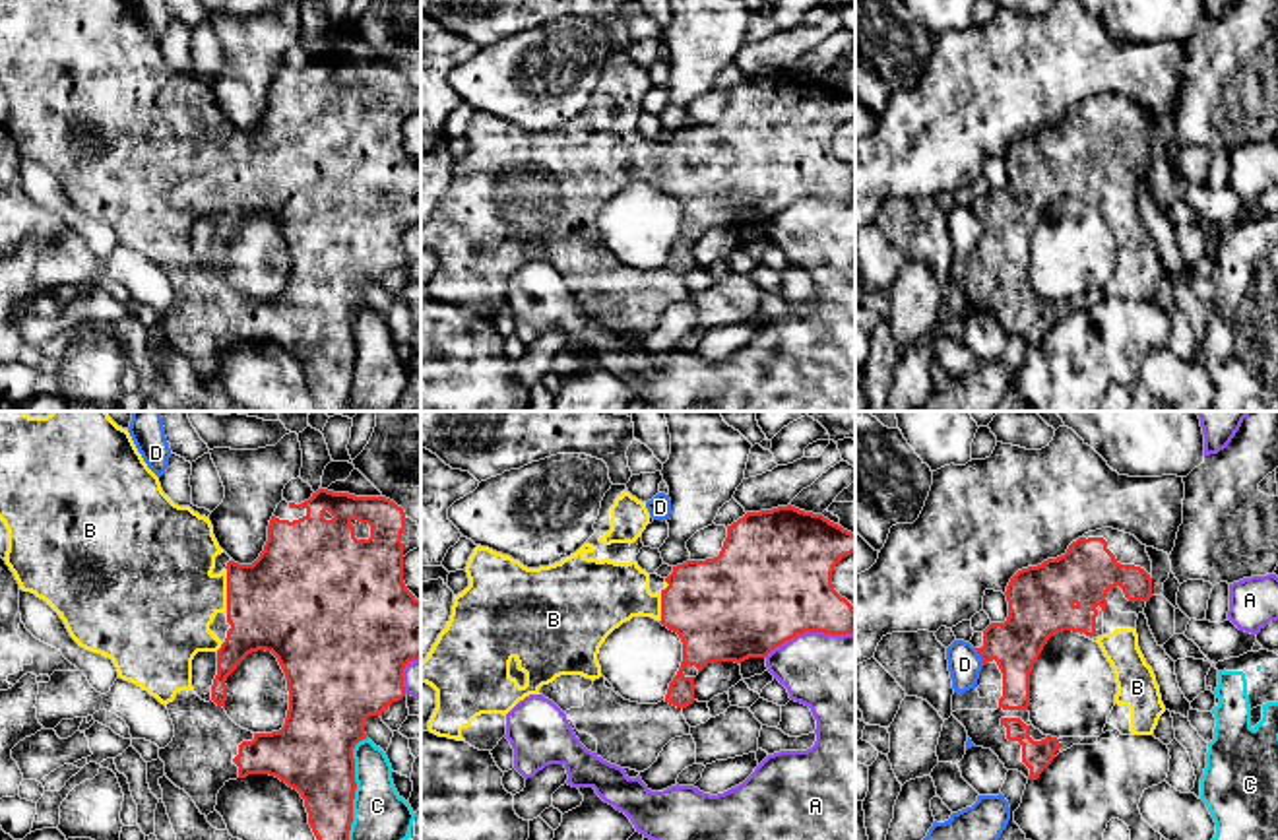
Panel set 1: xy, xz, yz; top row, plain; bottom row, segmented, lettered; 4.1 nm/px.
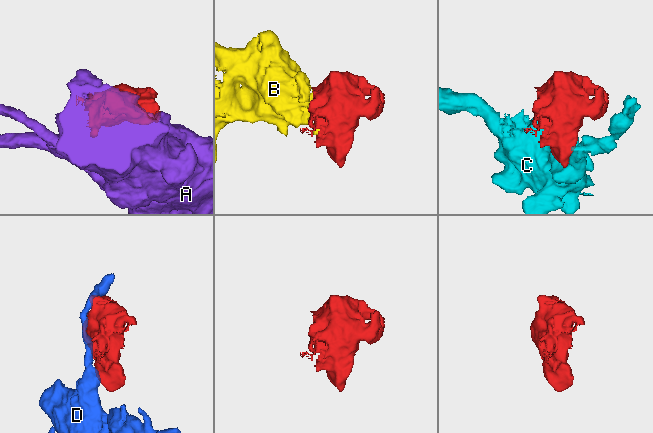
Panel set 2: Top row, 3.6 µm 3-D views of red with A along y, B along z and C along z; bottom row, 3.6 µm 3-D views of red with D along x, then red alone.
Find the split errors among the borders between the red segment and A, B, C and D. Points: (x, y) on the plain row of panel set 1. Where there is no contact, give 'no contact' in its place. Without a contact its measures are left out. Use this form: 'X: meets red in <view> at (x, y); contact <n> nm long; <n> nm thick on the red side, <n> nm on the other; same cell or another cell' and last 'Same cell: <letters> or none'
A: meets red in xz at (809, 196); contact 400 nm long; 480 nm thick on the red side, 380 nm on the other; another cell
B: meets red in xy at (227, 156); contact 190 nm long; 440 nm thick on the red side, 420 nm on the other; same cell
C: meets red in xy at (355, 354); contact 460 nm long; 340 nm thick on the red side, 240 nm on the other; another cell
D: meets red in yz at (982, 224); contact 90 nm long; 220 nm thick on the red side, 140 nm on the other; another cell
Same cell: B

